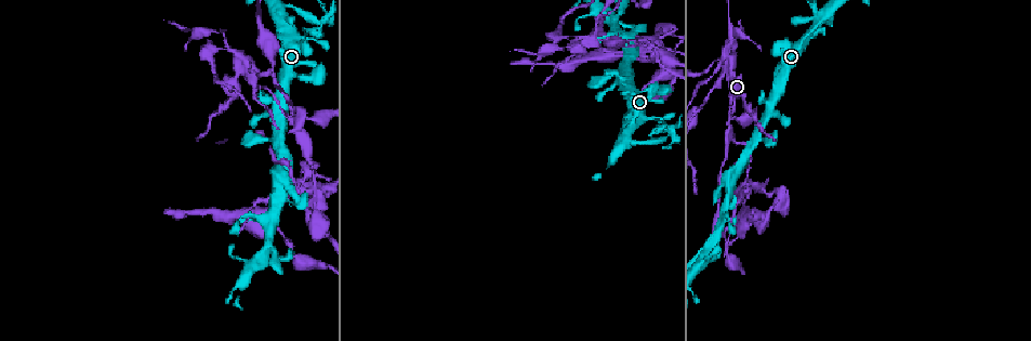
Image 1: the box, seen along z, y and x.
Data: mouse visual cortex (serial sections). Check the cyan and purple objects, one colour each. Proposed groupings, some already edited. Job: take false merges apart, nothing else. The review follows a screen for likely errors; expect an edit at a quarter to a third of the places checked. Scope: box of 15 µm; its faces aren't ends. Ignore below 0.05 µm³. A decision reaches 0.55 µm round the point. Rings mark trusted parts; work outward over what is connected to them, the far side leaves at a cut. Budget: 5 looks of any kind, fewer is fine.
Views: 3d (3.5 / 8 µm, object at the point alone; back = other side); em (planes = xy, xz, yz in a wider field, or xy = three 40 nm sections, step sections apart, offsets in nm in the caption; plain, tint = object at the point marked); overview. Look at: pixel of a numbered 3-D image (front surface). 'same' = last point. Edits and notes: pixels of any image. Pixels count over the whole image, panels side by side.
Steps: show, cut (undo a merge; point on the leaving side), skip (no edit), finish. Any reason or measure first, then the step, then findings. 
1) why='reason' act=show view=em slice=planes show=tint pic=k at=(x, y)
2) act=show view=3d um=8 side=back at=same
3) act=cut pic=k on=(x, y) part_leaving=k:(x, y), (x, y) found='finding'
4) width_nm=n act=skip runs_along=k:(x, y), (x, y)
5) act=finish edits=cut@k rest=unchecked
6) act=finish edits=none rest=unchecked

act=show view=3d um=8 pic=1 at=(296, 40)

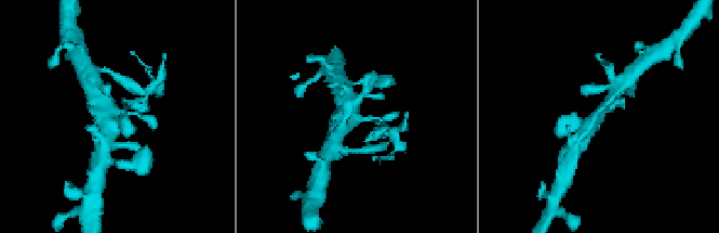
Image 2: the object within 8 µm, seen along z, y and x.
act=show view=3d um=3.5 pic=2 at=(358, 117)

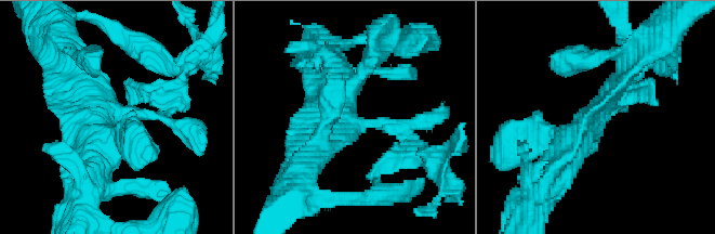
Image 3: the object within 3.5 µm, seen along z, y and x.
act=show view=em slice=planes show=tint pic=3 at=(354, 124)

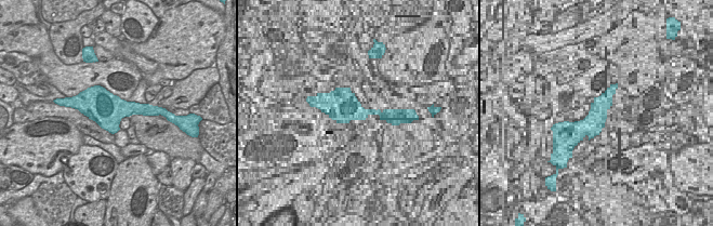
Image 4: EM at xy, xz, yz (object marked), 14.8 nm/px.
act=cut pic=3 on=(135, 88) part_leaving=3:(186, 63), (203, 53), (213, 29) found='two cells meet here'

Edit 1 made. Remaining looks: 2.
why='side arm on a straight run' act=show view=3d um=3.5 pic=1 at=(730, 54)

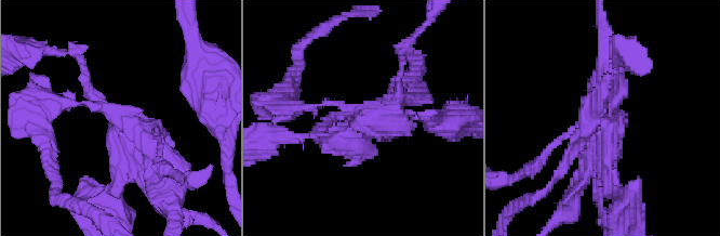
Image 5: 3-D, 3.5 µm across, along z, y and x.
arms=3 arm_widths_nm=150,200,300 act=show view=em slice=xy step=5 show=tint pic=5 at=(107, 109)

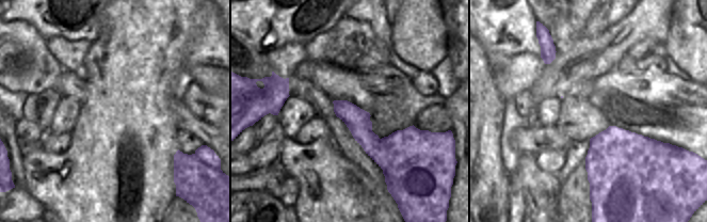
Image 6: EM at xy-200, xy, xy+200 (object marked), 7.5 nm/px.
act=cut pic=5 on=(347, 108) part_leaving=5:(377, 118), (384, 113), (463, 118) found='a second cell is stuck on'

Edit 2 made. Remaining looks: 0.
act=finish edits=cut@3,cut@5 rest=unchecked

